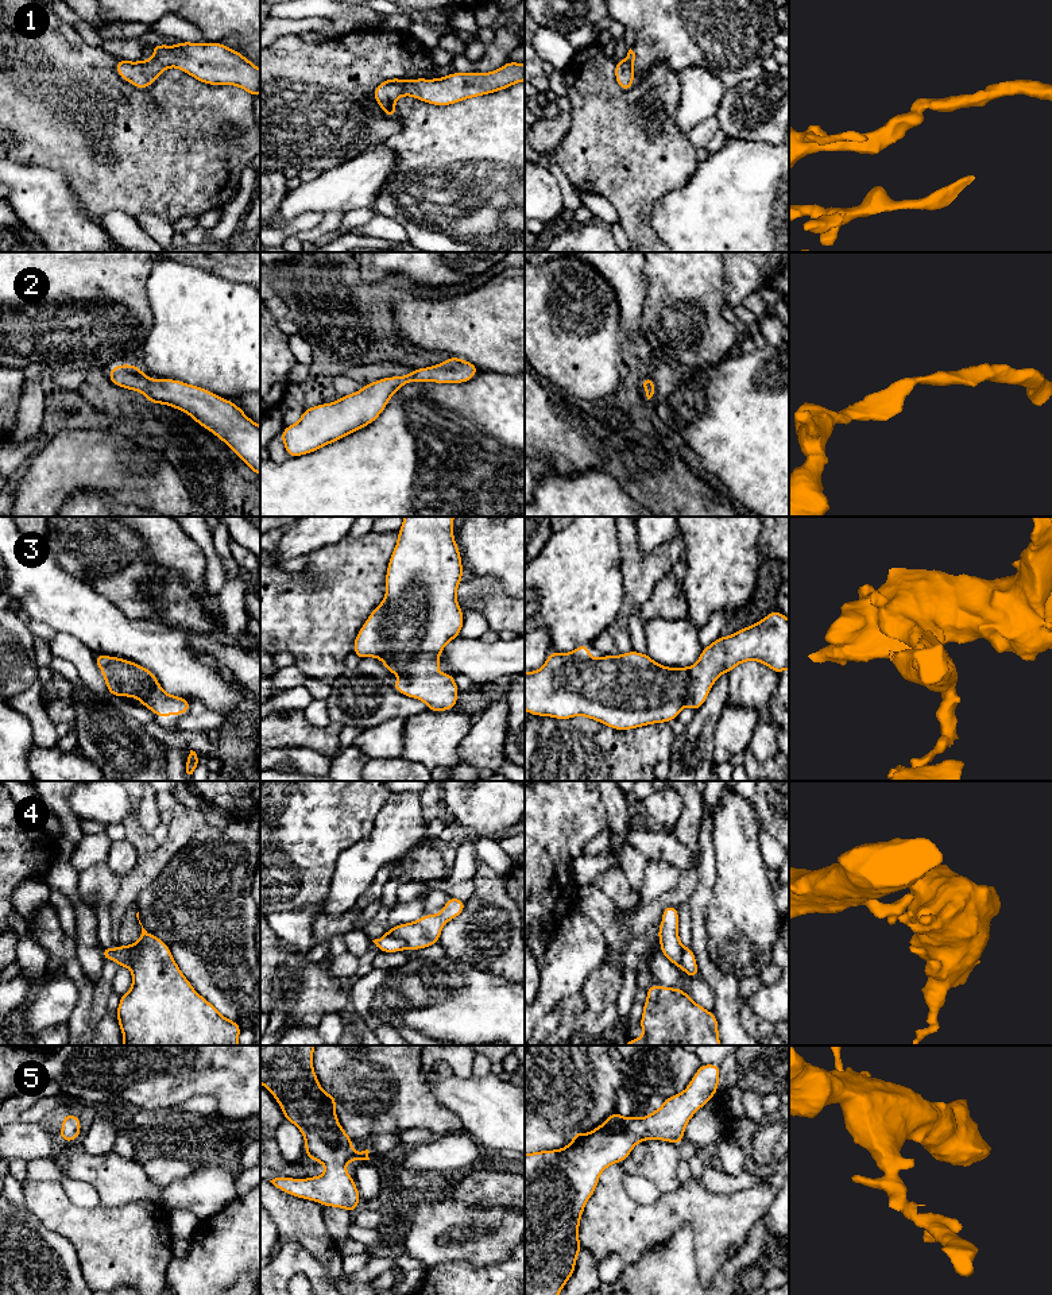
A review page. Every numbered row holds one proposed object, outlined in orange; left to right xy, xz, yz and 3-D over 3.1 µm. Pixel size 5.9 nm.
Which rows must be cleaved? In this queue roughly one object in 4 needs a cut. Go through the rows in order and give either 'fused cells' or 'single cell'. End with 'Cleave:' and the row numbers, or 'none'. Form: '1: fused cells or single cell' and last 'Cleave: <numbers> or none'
1: single cell
2: single cell
3: single cell
4: fused cells
5: single cell
Cleave: 4

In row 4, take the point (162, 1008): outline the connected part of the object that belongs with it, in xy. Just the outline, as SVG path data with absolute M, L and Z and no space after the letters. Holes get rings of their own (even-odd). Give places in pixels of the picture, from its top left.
M139 912L136 913L136 917L139 920ZM139 920L139 924L142 925L140 920ZM142 925L142 935L139 938L139 940L134 944L129 944L129 946L119 946L119 947L115 947L115 951L120 955L124 955L124 956L134 956L135 960L131 966L131 971L132 971L132 986L129 989L128 993L125 993L124 996L120 996L120 1002L119 1002L119 1008L117 1008L117 1012L116 1012L116 1017L117 1017L117 1021L119 1021L119 1025L120 1025L120 1029L123 1032L123 1045L240 1045L239 1043L239 1033L240 1031L243 1029L236 1021L232 1021L232 1020L228 1020L225 1018L209 1001L206 1001L202 996L200 996L194 987L190 985L190 982L186 979L186 977L182 974L182 971L179 970L178 965L175 963L173 955L171 955L171 951L169 948L169 946L162 942L159 938L151 935L150 932L147 932L143 925Z

